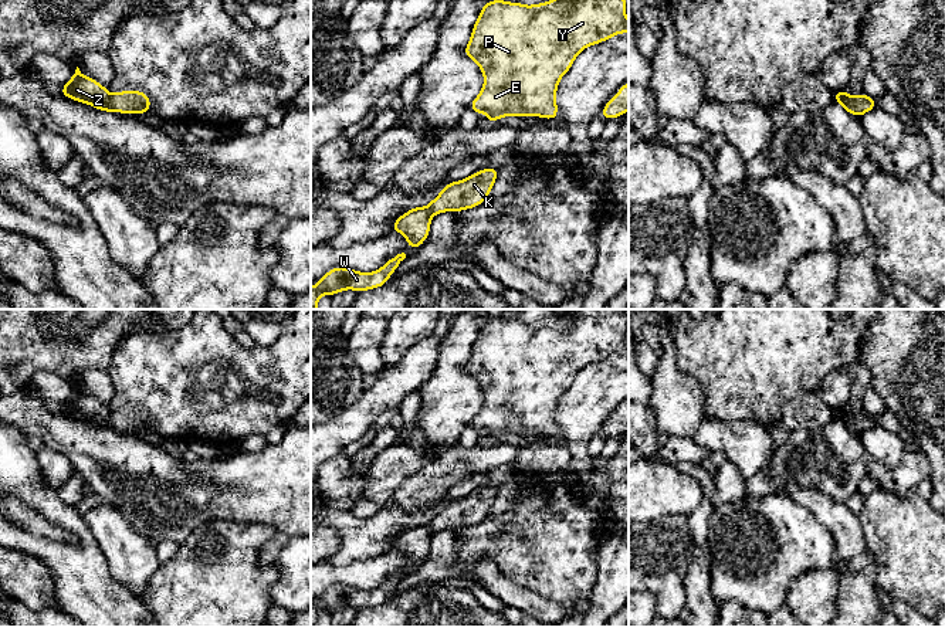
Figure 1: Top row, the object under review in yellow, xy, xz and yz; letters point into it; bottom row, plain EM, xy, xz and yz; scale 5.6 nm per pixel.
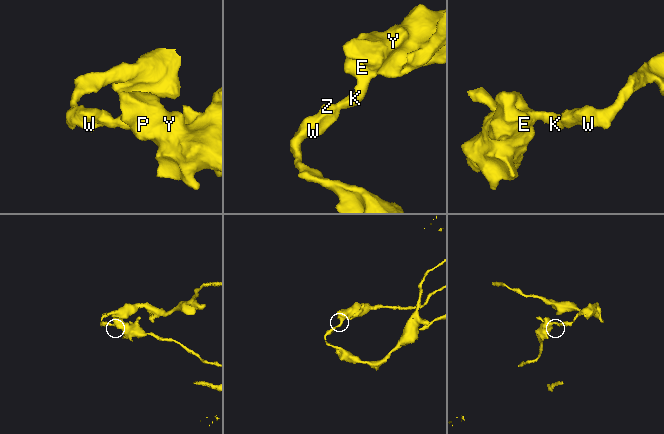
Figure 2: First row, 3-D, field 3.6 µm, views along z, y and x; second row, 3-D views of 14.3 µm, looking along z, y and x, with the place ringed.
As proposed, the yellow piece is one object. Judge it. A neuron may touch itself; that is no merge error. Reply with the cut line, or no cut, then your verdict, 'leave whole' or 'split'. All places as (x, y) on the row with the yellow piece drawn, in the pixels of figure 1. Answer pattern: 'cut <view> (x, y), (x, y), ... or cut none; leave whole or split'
cut xy (108, 94), (112, 111); split

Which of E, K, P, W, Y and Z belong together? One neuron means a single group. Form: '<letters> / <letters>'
E K P Y / W Z

